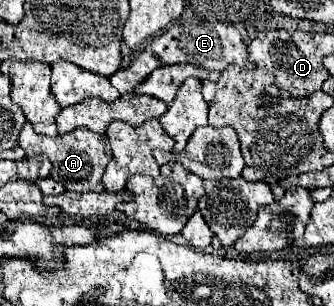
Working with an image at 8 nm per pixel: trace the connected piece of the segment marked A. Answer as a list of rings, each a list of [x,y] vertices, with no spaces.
[[[27,121],[19,133],[19,145],[23,147],[27,157],[35,157],[39,153],[47,155],[53,163],[51,177],[65,185],[67,191],[103,191],[101,175],[111,161],[111,143],[107,141],[105,133],[91,133],[89,129],[73,129],[71,133],[47,137],[37,135],[33,131],[33,125]]]

